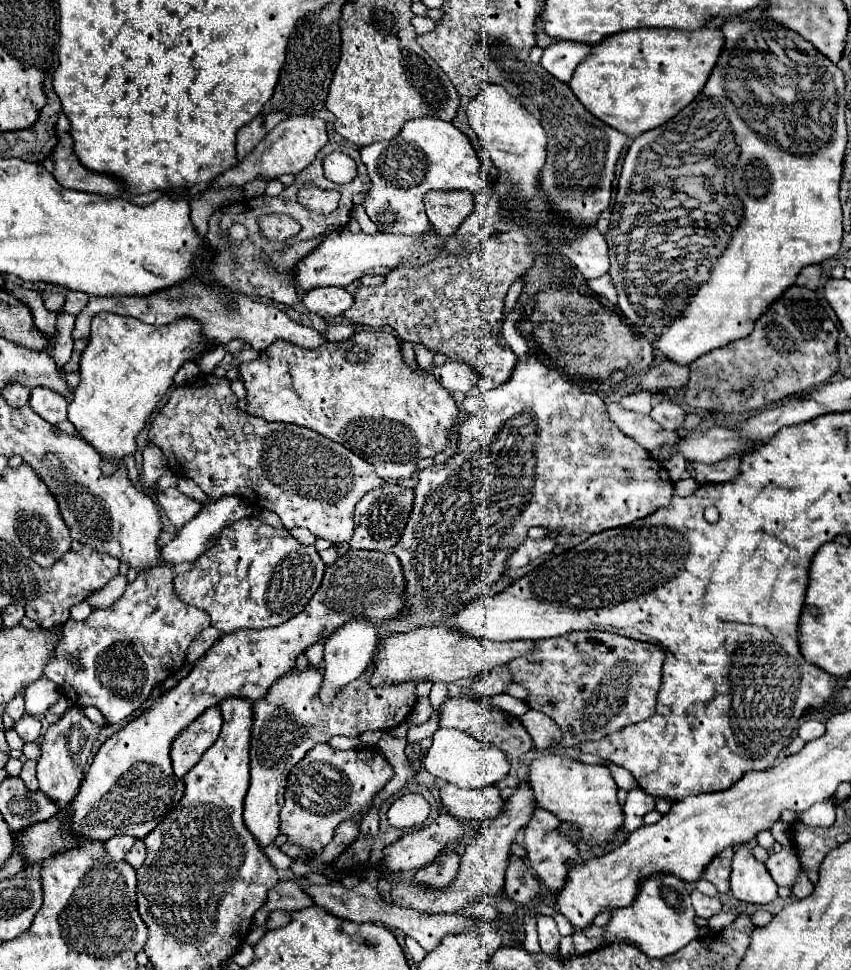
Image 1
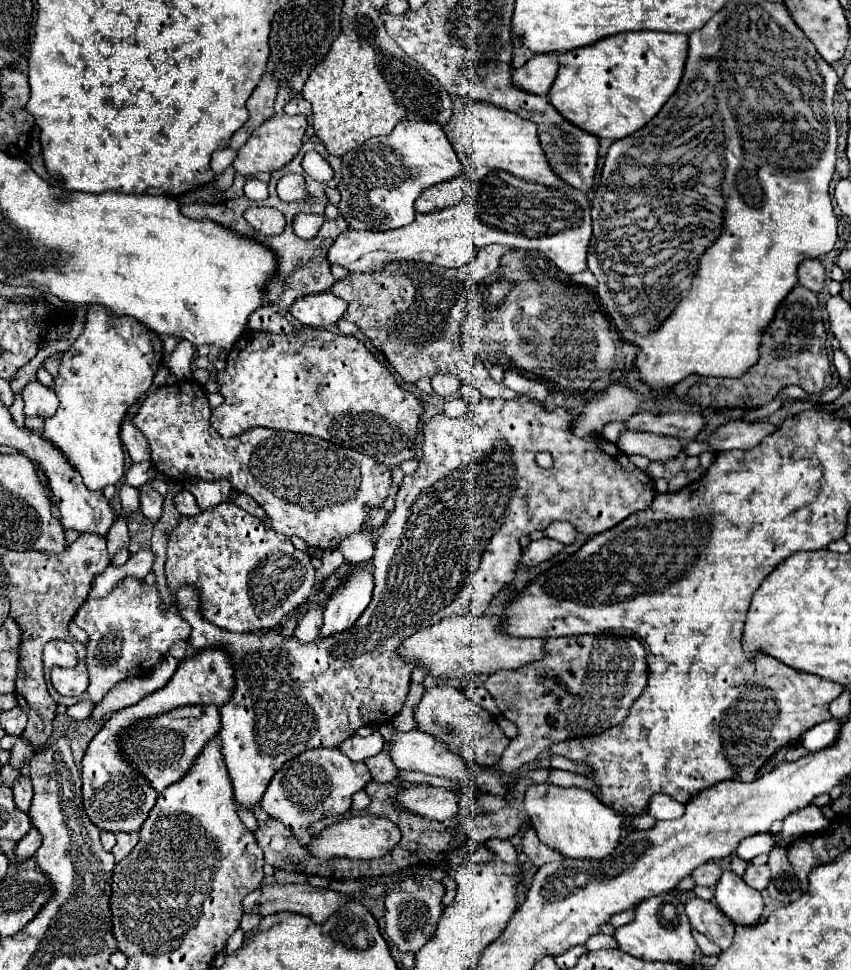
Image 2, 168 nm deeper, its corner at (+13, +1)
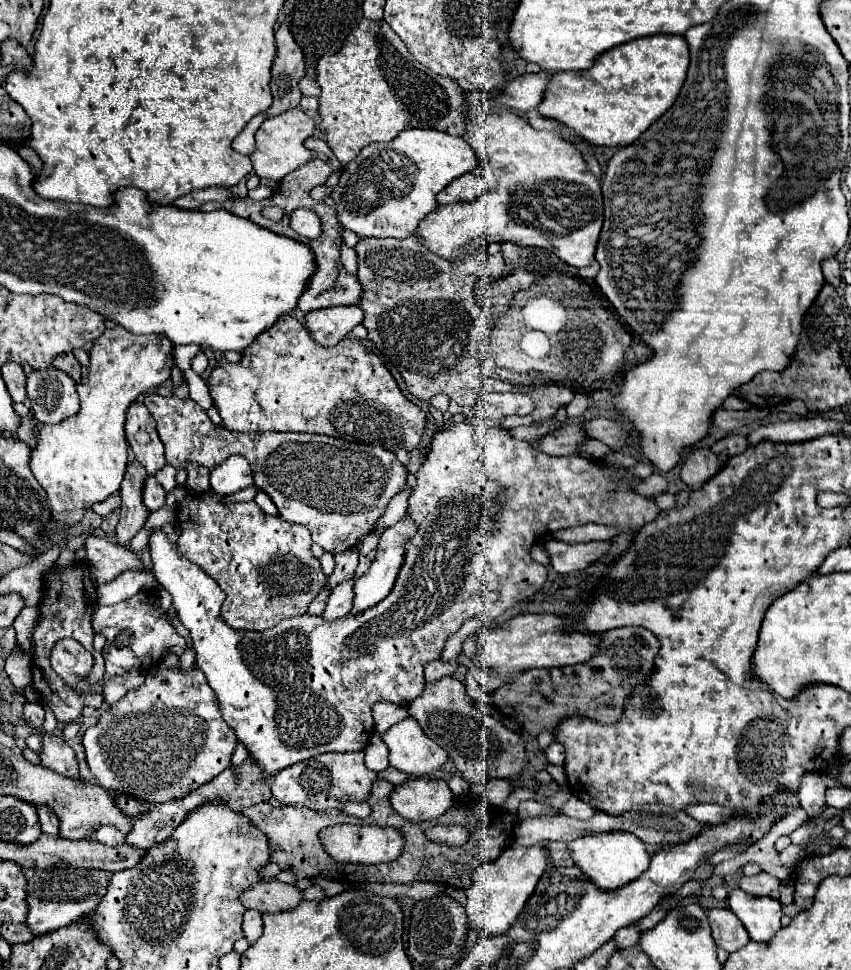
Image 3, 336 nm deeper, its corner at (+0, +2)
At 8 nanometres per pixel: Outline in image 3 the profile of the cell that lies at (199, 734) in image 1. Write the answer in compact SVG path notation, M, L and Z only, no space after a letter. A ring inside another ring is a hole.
M188 649L186 653L182 653L180 655L180 661L178 661L178 669L156 669L156 671L150 671L150 673L146 673L146 679L144 679L144 683L138 687L138 689L132 689L132 691L128 691L118 703L114 703L114 705L110 705L110 709L98 719L98 723L94 725L94 727L90 727L90 729L86 729L86 733L84 733L84 739L82 739L82 743L84 743L84 749L86 749L86 761L88 761L88 765L90 765L90 771L94 773L94 777L98 779L98 783L104 787L104 789L108 789L108 791L120 791L120 793L136 793L136 783L132 783L132 781L138 781L138 797L142 797L144 801L148 801L148 803L166 803L166 801L172 801L172 799L180 799L180 797L184 797L184 795L188 795L192 789L198 789L200 785L204 785L204 783L208 783L208 781L212 781L212 777L216 777L218 773L222 773L230 763L230 755L232 755L232 751L236 749L236 745L238 745L238 741L236 741L236 735L232 733L232 729L228 729L228 725L226 725L226 721L222 719L222 715L220 715L220 703L216 701L216 695L212 693L212 689L210 689L210 685L208 685L208 681L206 681L206 677L204 677L204 673L200 673L198 669L192 669L192 665L194 665L194 653ZM156 727L162 727L162 737L164 739L154 739L154 729ZM134 747L138 747L136 749L136 757L138 757L138 751L142 749L142 769L136 769L138 771L138 777L136 775L132 775L132 773L136 773L134 771L134 765L130 763L130 749L134 749Z

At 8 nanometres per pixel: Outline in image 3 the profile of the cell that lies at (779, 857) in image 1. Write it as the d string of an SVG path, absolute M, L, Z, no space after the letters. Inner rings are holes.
M760 871L760 873L754 875L754 877L742 877L742 879L740 879L740 887L742 887L746 893L752 893L752 895L770 895L772 891L778 891L780 879L772 877L772 875L766 873L766 871Z

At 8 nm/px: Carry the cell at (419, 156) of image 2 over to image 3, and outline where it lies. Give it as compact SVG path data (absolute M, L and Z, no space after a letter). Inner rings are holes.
M406 129L396 139L388 143L372 143L360 151L360 155L350 161L340 175L338 189L332 199L336 201L336 211L340 223L360 237L396 237L404 239L412 235L422 217L426 217L436 207L436 195L456 177L472 171L476 167L474 149L456 135L448 135L436 129Z

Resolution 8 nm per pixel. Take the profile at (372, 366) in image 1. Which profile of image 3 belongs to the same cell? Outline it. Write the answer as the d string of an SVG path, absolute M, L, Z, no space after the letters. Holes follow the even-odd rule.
M290 315L280 317L280 321L260 333L260 337L256 337L256 341L242 353L240 363L224 363L216 367L208 383L222 423L230 431L320 433L354 443L380 445L388 451L406 449L410 453L420 445L426 427L426 413L400 391L382 359L366 349L362 341L344 337L334 347L322 347L310 337L310 331Z

